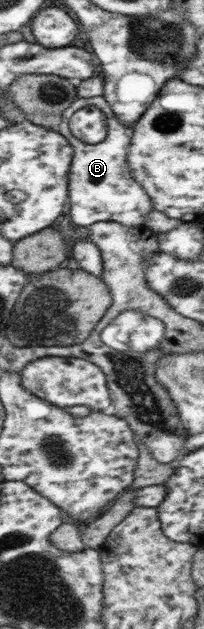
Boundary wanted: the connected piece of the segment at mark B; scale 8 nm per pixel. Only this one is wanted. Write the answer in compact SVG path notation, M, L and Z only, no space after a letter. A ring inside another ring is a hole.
M97 96L77 98L69 107L66 107L66 109L62 111L61 120L56 127L56 132L62 136L62 138L66 139L68 145L72 147L72 159L70 160L69 170L67 171L67 202L70 204L70 209L68 209L70 221L72 221L74 225L85 228L90 224L101 221L114 221L126 227L146 228L143 223L145 222L146 215L153 210L152 202L150 202L150 198L140 187L140 184L134 181L134 178L130 175L129 169L127 168L126 154L132 139L131 126L121 123L121 120L112 114L110 106L106 104L106 101L101 96ZM87 106L96 107L106 116L107 131L104 140L94 145L82 143L82 141L74 138L74 136L70 134L68 127L69 117L78 111L78 109Z

